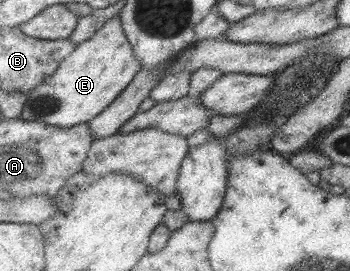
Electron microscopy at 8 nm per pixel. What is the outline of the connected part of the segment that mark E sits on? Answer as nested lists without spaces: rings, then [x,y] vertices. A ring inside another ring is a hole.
[[[118,16],[109,18],[89,39],[75,45],[71,52],[48,76],[45,81],[37,85],[32,92],[26,94],[26,99],[18,118],[41,122],[45,125],[57,126],[58,128],[70,128],[82,123],[87,123],[95,118],[124,88],[128,82],[139,72],[141,66],[135,58],[129,41],[121,28]]]

